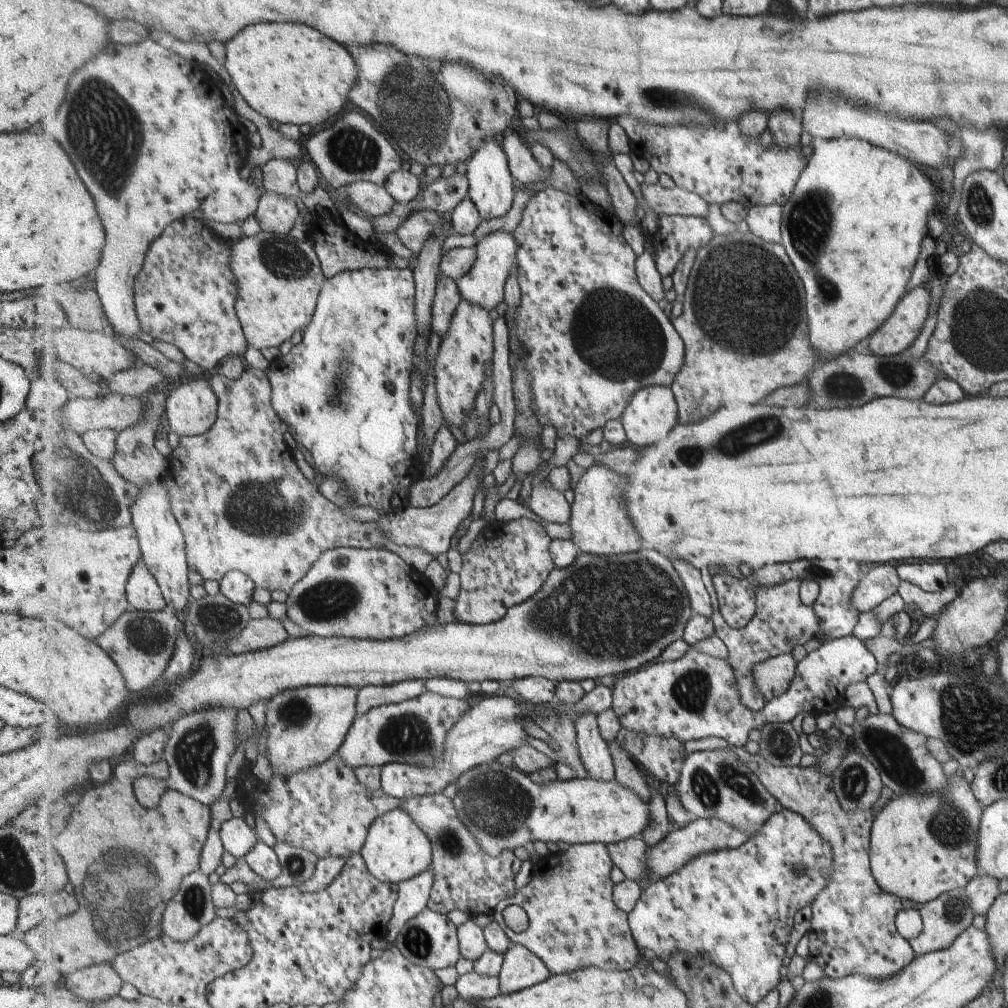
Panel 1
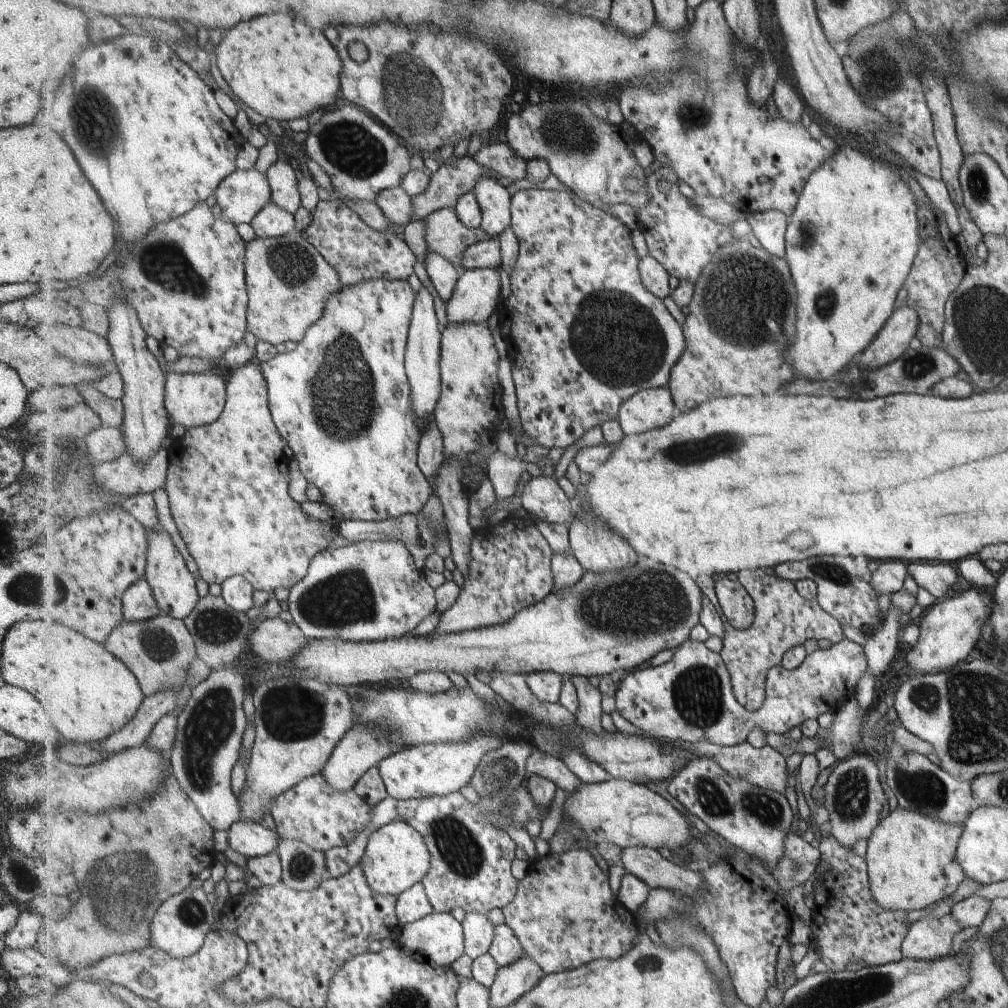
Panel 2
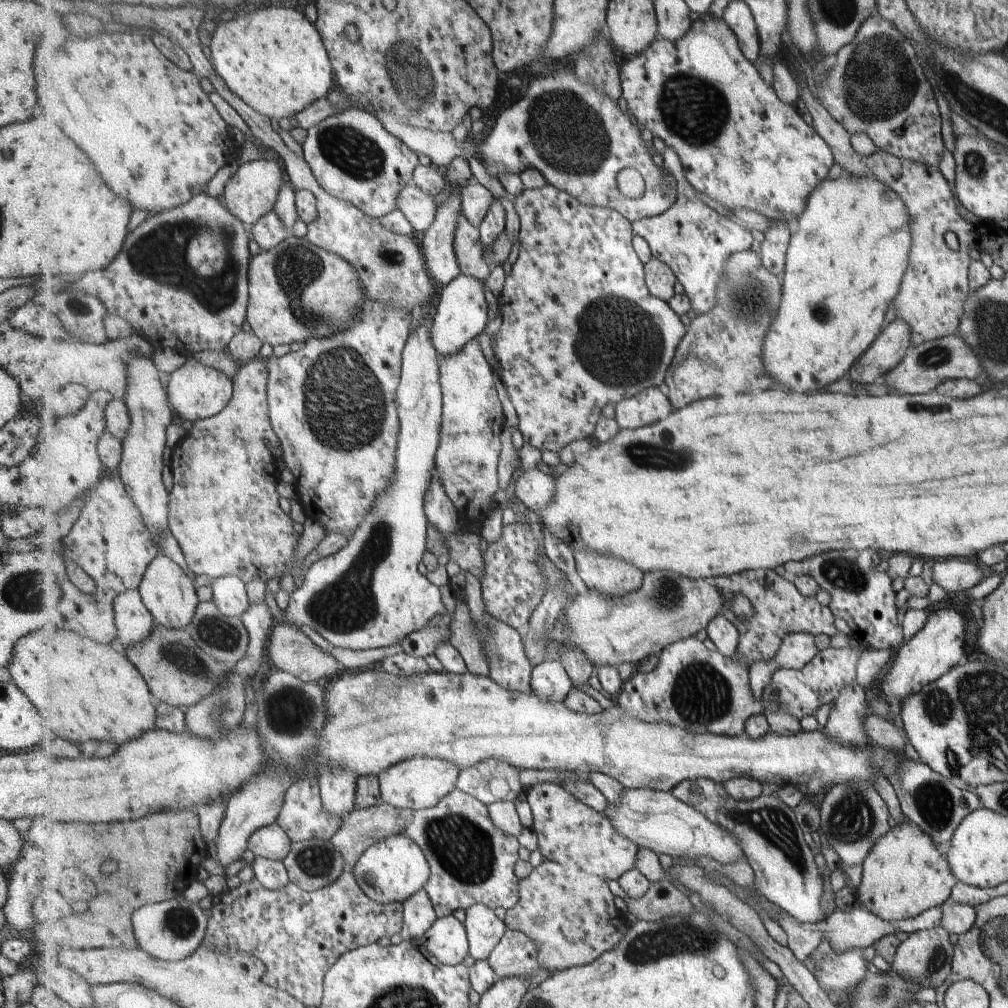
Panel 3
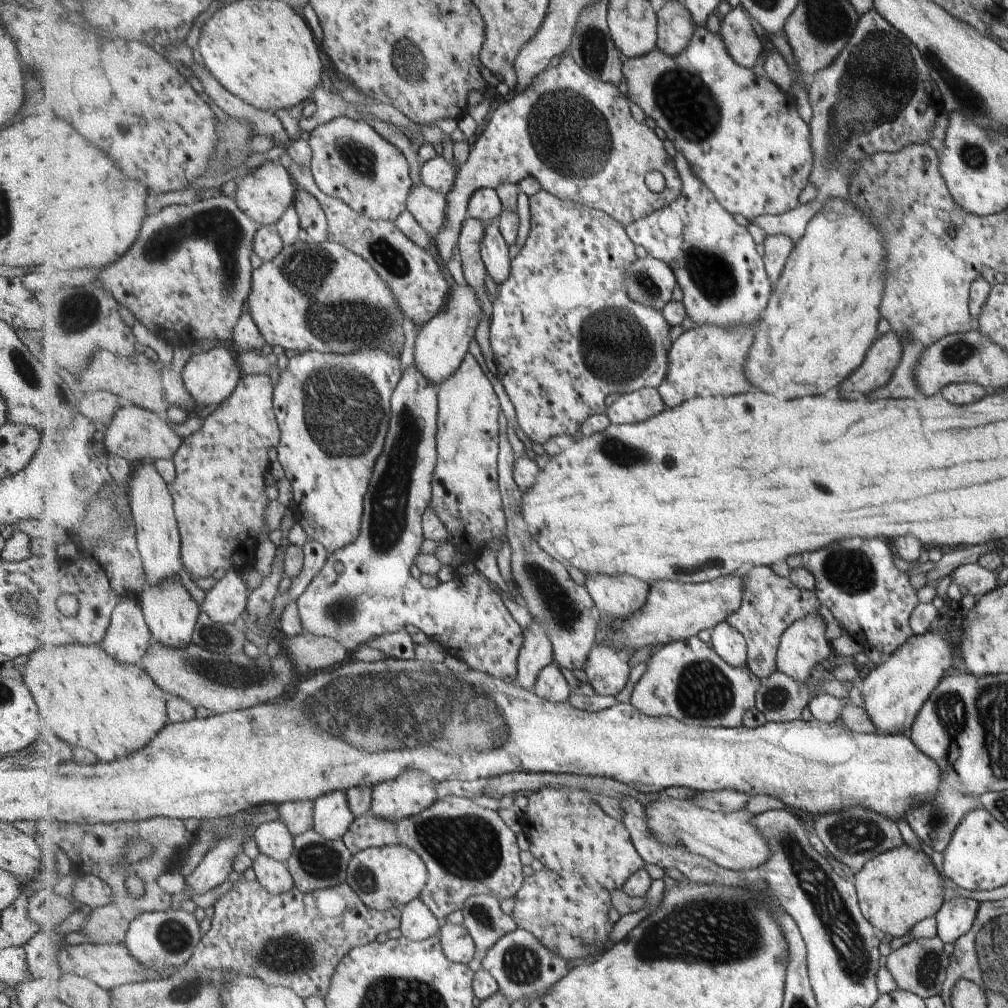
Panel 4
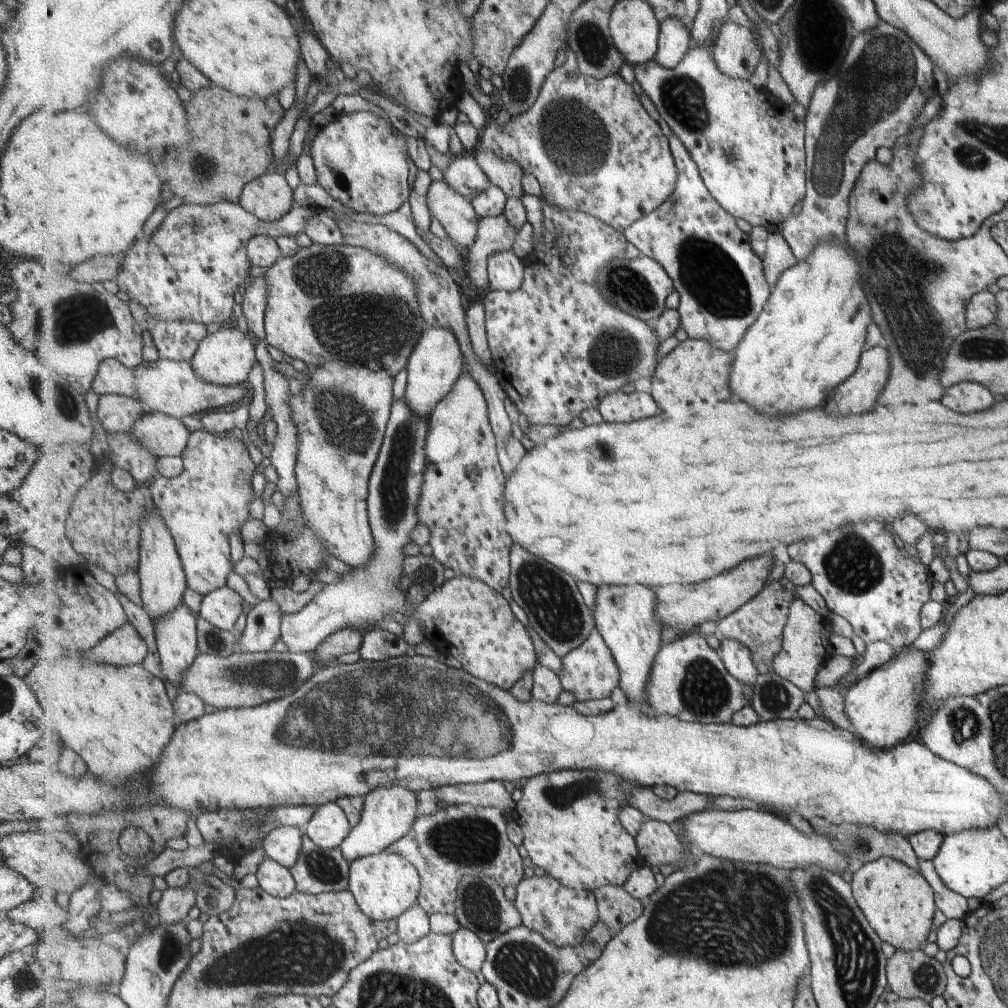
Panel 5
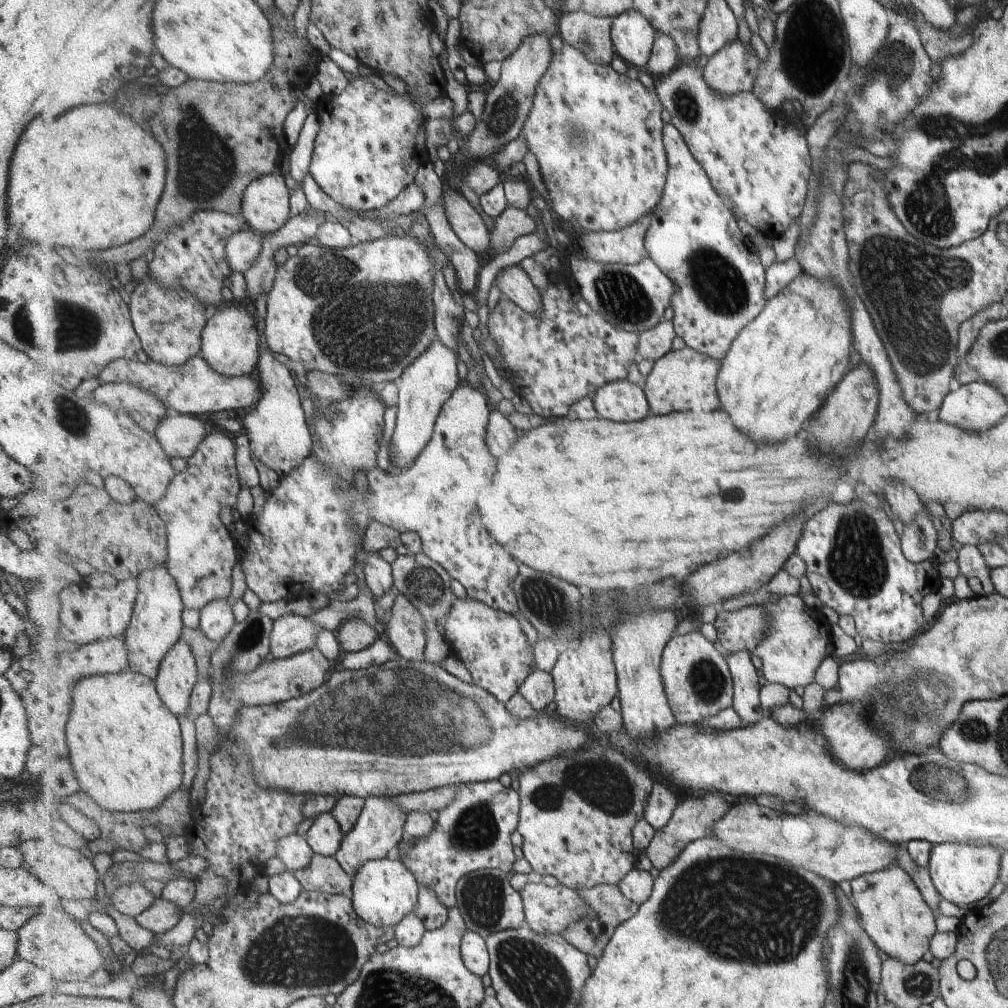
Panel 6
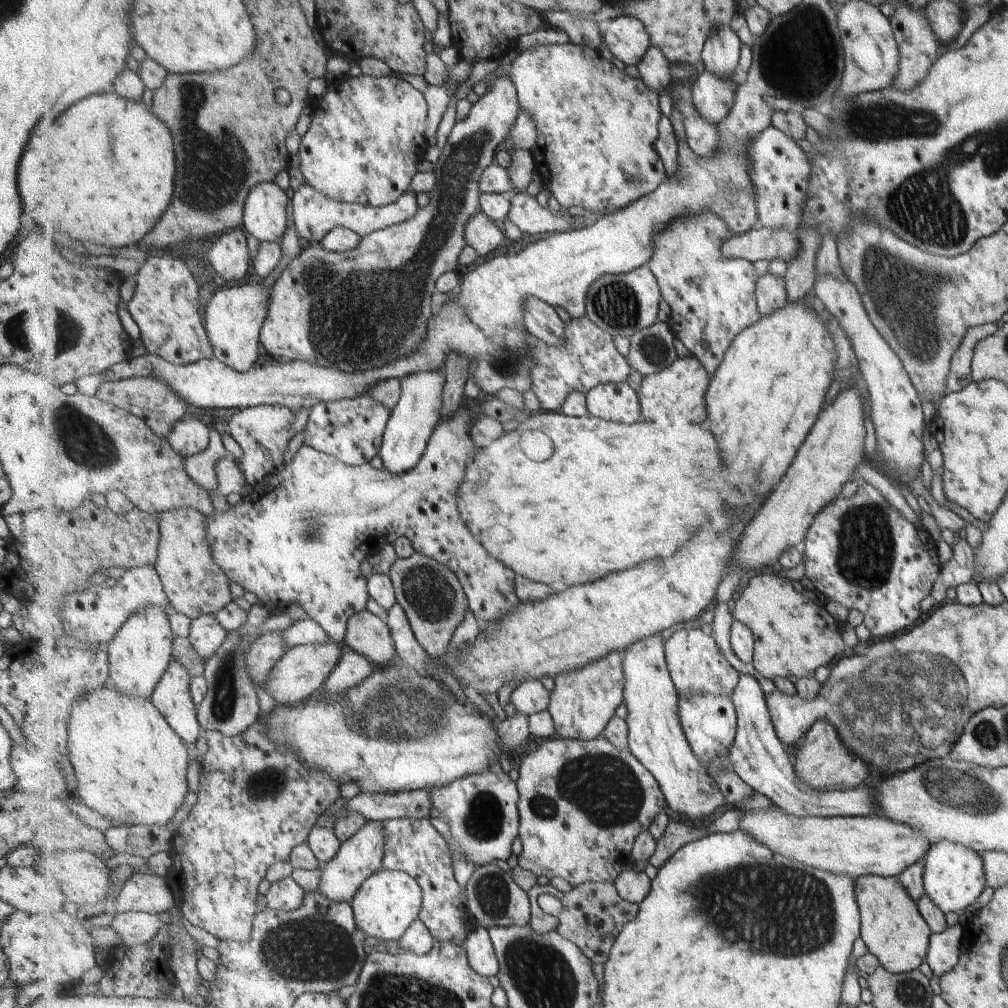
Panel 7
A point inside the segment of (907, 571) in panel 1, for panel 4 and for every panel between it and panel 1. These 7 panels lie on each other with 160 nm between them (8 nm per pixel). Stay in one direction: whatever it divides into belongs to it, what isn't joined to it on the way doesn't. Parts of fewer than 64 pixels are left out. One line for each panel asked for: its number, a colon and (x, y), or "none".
2: (935, 578)
3: (957, 574)
4: (970, 578)

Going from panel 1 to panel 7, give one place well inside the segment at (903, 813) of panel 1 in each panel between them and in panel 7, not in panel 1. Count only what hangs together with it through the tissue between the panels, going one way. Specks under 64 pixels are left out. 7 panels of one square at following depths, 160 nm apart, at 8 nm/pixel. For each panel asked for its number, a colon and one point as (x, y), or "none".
2: (911, 861)
3: (897, 883)
4: (899, 887)
5: (898, 903)
6: (893, 912)
7: (894, 931)

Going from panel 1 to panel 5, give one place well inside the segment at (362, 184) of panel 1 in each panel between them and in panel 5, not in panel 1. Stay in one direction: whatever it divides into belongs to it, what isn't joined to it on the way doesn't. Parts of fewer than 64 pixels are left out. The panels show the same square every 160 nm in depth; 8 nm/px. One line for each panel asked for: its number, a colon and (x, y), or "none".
2: (397, 204)
3: (419, 208)
4: (429, 207)
5: (456, 214)

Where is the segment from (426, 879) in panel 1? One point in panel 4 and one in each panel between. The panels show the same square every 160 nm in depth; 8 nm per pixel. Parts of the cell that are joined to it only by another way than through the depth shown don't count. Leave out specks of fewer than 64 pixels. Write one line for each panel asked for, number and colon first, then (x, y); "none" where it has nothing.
2: (413, 904)
3: (419, 913)
4: (419, 923)

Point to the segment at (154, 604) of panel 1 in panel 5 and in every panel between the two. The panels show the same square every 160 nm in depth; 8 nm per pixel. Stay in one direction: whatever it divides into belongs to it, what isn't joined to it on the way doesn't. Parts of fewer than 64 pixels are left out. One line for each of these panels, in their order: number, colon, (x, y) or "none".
2: (140, 604)
3: (135, 621)
4: (129, 637)
5: (125, 647)

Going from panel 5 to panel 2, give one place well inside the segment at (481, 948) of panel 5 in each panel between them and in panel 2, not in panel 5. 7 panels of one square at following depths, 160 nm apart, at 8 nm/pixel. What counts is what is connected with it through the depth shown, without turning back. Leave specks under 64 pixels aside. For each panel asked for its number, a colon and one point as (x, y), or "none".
2: (438, 938)
3: (447, 940)
4: (459, 946)

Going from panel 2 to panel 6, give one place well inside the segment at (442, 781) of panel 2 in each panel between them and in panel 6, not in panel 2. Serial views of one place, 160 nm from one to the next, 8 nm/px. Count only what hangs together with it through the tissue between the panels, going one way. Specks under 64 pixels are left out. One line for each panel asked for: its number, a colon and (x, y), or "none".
3: (419, 782)
4: (412, 792)
5: (389, 813)
6: (380, 829)

